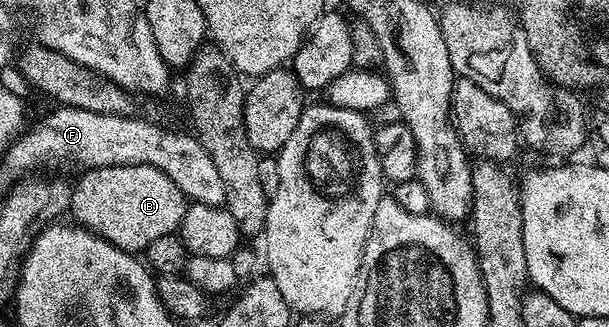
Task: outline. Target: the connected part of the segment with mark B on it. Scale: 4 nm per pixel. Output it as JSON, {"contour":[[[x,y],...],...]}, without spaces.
{"contour":[[[94,166],[86,169],[85,174],[78,182],[72,183],[73,195],[69,201],[68,213],[73,214],[72,221],[78,226],[84,226],[91,233],[106,238],[111,244],[115,244],[121,250],[130,252],[148,251],[159,236],[177,234],[181,229],[181,221],[185,215],[187,199],[175,184],[159,168],[150,166]]]}

